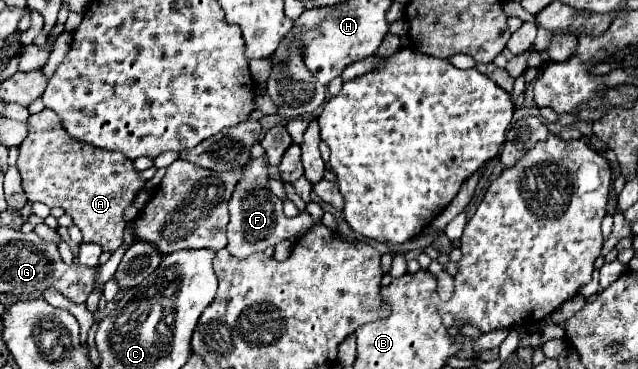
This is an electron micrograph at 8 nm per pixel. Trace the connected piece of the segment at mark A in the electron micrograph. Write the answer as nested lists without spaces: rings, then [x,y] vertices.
[[[44,109],[42,113],[28,117],[28,137],[20,145],[16,167],[28,201],[62,207],[72,217],[74,225],[80,227],[84,243],[98,243],[110,253],[124,243],[124,211],[146,187],[134,161],[124,153],[104,151],[90,143],[76,143],[76,139],[60,127],[60,117],[54,111]]]

